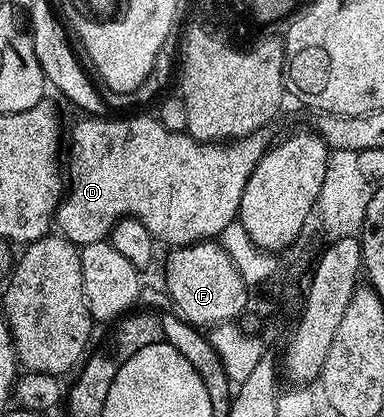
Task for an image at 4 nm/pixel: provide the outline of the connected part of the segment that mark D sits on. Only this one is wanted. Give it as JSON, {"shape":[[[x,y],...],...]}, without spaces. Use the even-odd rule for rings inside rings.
{"shape":[[[132,116],[129,120],[108,119],[80,118],[80,121],[72,128],[72,141],[69,144],[67,141],[66,144],[66,191],[63,193],[60,203],[56,205],[54,228],[59,235],[65,236],[69,242],[77,246],[93,244],[99,240],[107,240],[108,233],[112,231],[115,224],[125,218],[142,222],[142,226],[146,226],[146,230],[150,230],[152,239],[161,245],[190,245],[200,241],[211,241],[213,238],[219,237],[220,232],[226,230],[226,226],[230,226],[237,219],[240,203],[242,202],[242,190],[246,190],[246,182],[250,178],[254,166],[263,158],[264,153],[270,147],[270,139],[268,140],[267,136],[269,133],[264,130],[252,132],[249,136],[243,136],[237,140],[205,142],[189,136],[187,131],[171,132],[166,130],[166,126],[162,126],[159,119],[153,117],[152,120],[148,116]]]}

